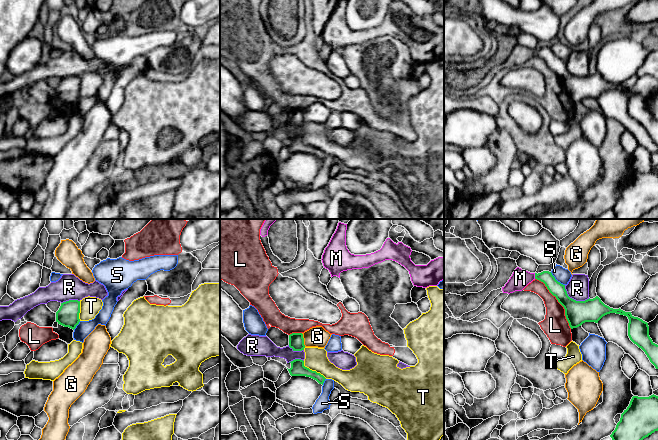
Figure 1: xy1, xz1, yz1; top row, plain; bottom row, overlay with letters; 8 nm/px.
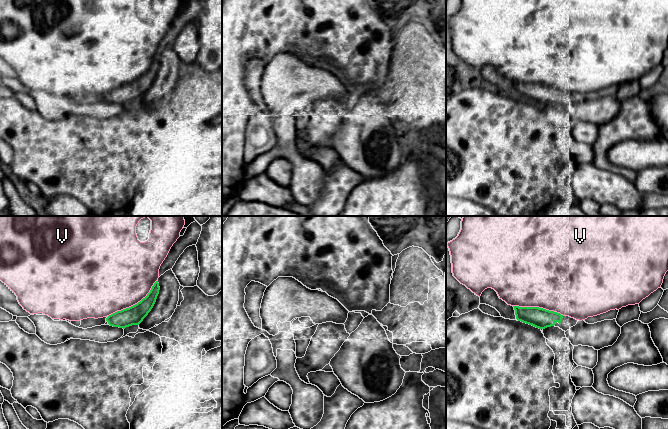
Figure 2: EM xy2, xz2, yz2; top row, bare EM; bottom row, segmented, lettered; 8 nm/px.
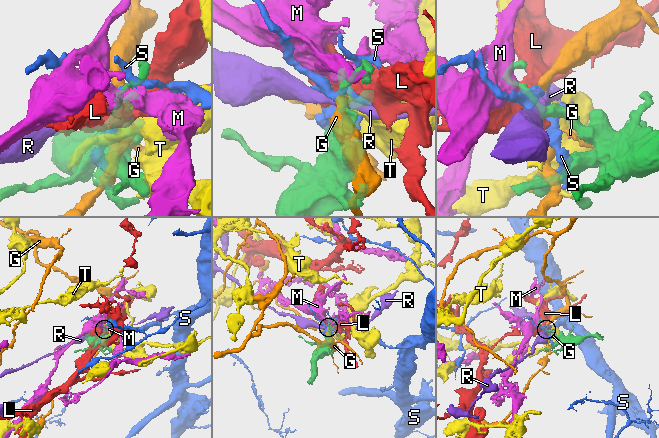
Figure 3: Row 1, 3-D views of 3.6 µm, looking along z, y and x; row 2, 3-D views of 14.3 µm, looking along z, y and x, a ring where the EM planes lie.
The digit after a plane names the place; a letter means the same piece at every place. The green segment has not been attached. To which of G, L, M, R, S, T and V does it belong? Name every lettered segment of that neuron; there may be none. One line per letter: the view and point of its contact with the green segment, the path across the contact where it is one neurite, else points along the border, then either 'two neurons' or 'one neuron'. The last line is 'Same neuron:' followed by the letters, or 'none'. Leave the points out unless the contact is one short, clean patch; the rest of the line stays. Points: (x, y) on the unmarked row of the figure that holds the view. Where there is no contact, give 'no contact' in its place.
G: xz1 (303, 116) | two neurons
L: yz1 (558, 77) | two neurons
M: yz1 (535, 52) | along yz1 (534, 49), (535, 54) | two neurons
R: yz1 (573, 75) | along yz1 (564, 61), (570, 73), (576, 76), (586, 76), (589, 74) | two neurons
S: yz1 (556, 56) | two neurons
T: xz1 (313, 147) | two neurons
V: xy2 (135, 80) | two neurons
Same neuron: none

